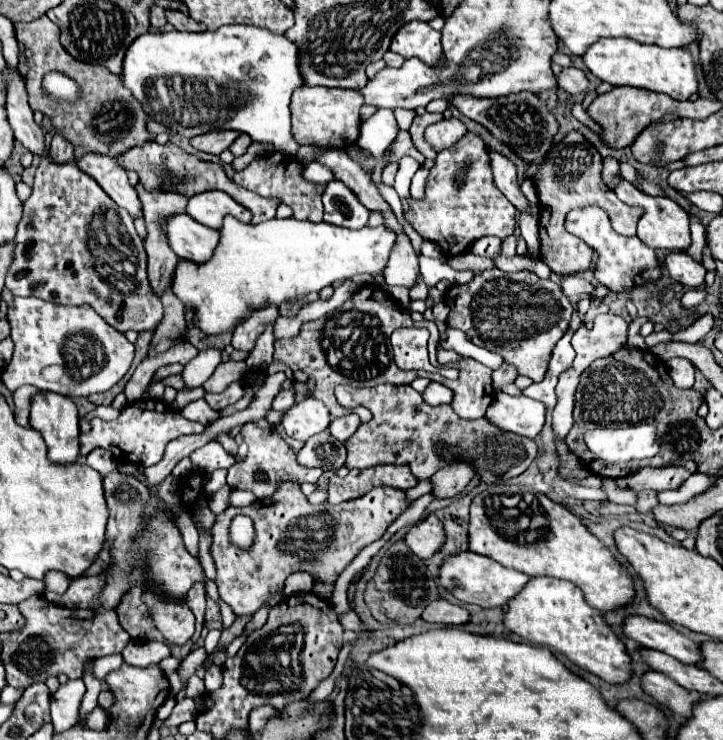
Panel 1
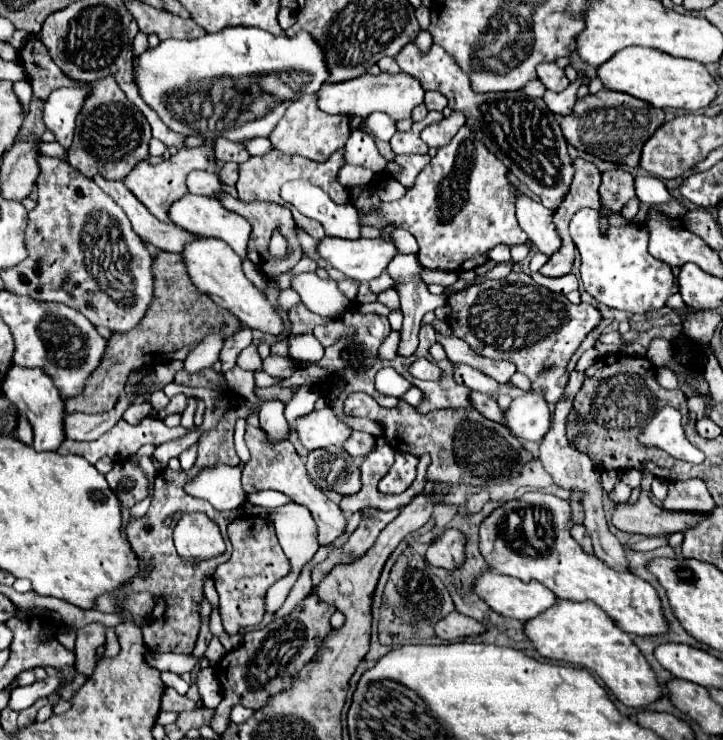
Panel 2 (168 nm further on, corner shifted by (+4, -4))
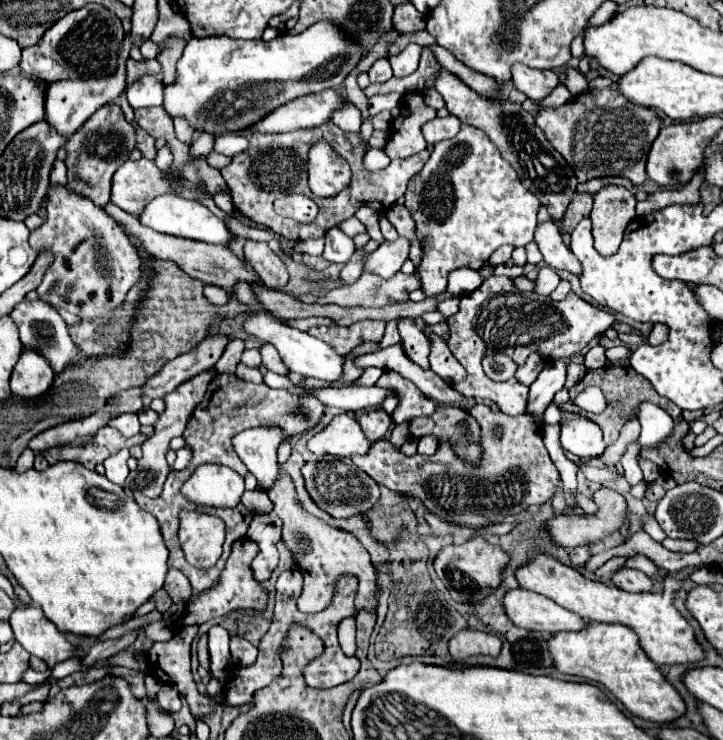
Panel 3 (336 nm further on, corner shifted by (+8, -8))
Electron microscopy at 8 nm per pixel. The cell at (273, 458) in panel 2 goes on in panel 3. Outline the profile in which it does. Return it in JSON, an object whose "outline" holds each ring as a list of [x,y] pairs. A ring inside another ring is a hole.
{"outline":[[[279,476],[277,484],[269,490],[269,498],[273,503],[273,510],[283,520],[283,542],[295,562],[295,568],[303,574],[303,594],[299,596],[299,610],[301,612],[321,612],[325,610],[331,600],[333,592],[337,588],[337,582],[341,576],[355,576],[359,580],[355,606],[357,610],[375,612],[377,608],[377,570],[373,568],[369,560],[369,552],[359,544],[359,540],[343,530],[331,528],[325,522],[309,516],[301,504],[295,500],[295,488],[287,476]],[[303,540],[309,540],[311,550],[303,552]]]}

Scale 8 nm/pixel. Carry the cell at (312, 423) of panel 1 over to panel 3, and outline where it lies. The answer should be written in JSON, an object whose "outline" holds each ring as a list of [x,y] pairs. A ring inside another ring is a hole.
{"outline":[[[335,416],[333,422],[315,438],[309,440],[309,450],[317,456],[355,456],[367,454],[371,442],[363,434],[359,422],[353,416]]]}

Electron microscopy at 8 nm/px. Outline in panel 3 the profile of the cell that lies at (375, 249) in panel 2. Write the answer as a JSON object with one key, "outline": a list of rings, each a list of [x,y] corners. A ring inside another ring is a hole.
{"outline":[[[397,238],[395,242],[381,244],[373,254],[367,256],[365,270],[379,274],[381,278],[391,278],[397,274],[405,260],[409,260],[409,238]]]}

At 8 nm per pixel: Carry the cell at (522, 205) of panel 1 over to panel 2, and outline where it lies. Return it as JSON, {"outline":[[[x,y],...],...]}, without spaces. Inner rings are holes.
{"outline":[[[515,190],[515,210],[519,226],[529,236],[533,246],[543,254],[551,256],[561,246],[561,238],[551,218],[553,212],[517,190]]]}

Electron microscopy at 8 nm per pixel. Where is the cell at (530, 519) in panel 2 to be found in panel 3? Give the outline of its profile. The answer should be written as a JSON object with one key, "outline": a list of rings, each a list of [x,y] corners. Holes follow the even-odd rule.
{"outline":[[[539,554],[531,564],[523,566],[517,572],[517,580],[521,588],[539,592],[551,600],[555,600],[559,606],[579,614],[583,620],[593,622],[605,622],[605,624],[623,624],[637,632],[643,650],[649,654],[649,658],[657,666],[675,666],[675,664],[697,664],[705,658],[705,650],[699,646],[695,638],[695,630],[691,624],[679,614],[679,610],[673,604],[676,591],[683,586],[683,581],[691,573],[701,566],[687,566],[683,570],[673,573],[664,581],[662,594],[655,592],[643,592],[643,594],[629,594],[621,592],[613,584],[593,582],[579,574],[577,570],[559,564],[555,558]]]}

